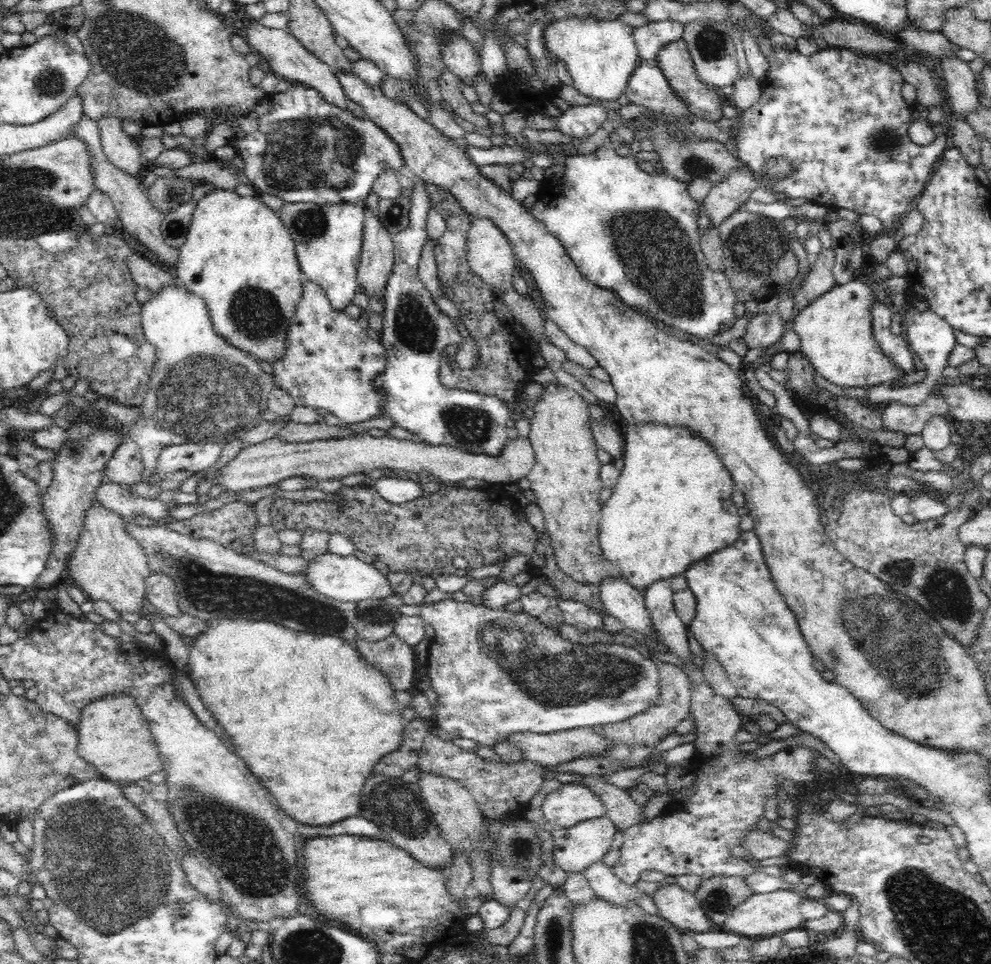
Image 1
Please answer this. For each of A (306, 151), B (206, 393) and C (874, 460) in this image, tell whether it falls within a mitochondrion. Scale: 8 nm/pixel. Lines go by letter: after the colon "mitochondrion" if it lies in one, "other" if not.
A: mitochondrion
B: mitochondrion
C: other

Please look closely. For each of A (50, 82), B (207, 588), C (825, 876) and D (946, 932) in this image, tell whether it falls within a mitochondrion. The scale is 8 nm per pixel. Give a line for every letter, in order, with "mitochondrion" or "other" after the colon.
A: mitochondrion
B: mitochondrion
C: other
D: mitochondrion

